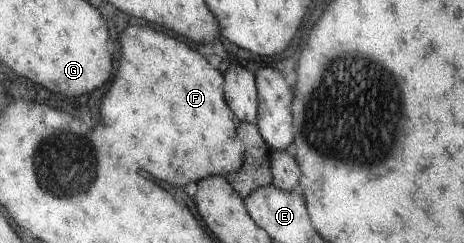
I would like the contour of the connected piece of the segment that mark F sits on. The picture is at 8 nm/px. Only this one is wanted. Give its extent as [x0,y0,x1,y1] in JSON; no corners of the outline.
[91,25,243,187]

